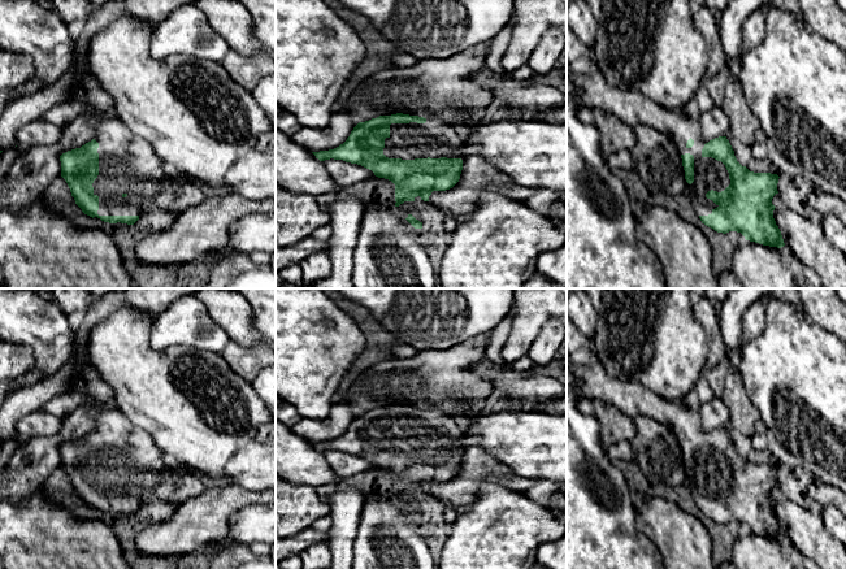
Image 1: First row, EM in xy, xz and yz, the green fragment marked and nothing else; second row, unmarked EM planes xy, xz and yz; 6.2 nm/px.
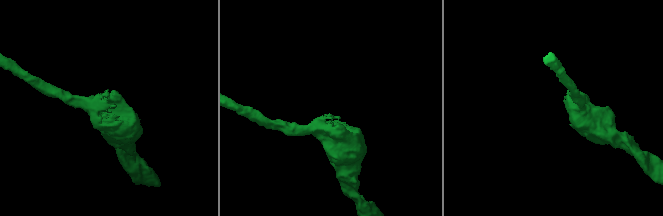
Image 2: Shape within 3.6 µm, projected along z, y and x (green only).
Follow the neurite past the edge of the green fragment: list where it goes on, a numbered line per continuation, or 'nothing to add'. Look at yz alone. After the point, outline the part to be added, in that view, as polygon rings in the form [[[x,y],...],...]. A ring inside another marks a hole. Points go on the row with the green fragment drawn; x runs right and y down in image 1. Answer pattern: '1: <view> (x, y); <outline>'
1: yz (633, 108); [[[599,70],[593,75],[572,73],[569,78],[580,91],[581,107],[603,110],[633,129],[651,126],[668,135],[680,155],[693,155],[694,182],[686,182],[691,205],[698,216],[708,216],[719,207],[706,194],[711,190],[724,191],[730,184],[729,173],[721,161],[702,156],[708,140],[703,138],[698,120],[665,109],[639,91],[611,84]]]

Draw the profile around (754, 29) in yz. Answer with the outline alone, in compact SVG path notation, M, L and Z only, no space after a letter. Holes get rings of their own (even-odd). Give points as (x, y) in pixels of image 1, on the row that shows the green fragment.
M768 1L763 6L758 8L752 12L743 22L742 42L741 51L742 55L747 53L750 49L759 45L767 32L767 19L768 19L768 9L771 8L771 3Z

